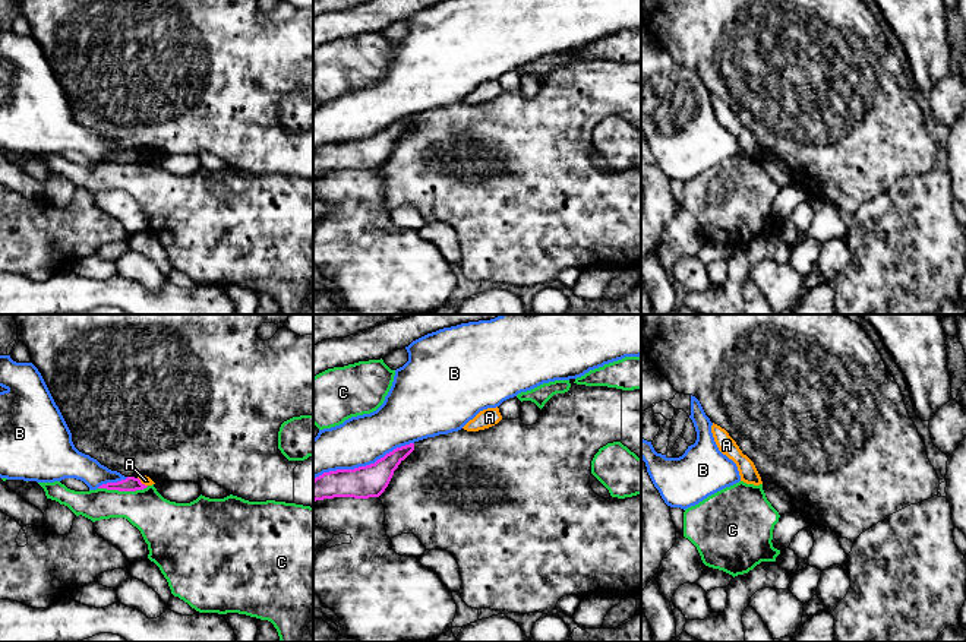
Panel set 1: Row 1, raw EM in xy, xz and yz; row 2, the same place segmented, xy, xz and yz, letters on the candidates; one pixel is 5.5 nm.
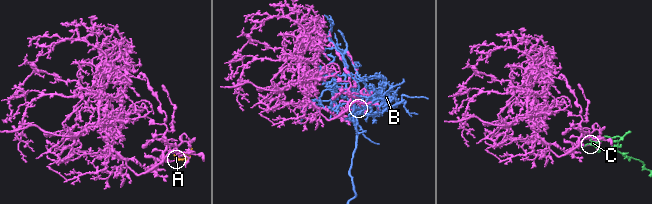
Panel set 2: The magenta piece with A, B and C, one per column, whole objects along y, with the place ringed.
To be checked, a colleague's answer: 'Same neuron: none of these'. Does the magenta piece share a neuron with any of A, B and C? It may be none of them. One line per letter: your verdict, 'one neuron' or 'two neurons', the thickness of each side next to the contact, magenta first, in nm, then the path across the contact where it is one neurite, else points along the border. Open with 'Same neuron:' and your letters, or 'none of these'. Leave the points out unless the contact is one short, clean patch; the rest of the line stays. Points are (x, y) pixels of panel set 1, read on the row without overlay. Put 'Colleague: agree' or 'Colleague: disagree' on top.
Colleague: agree
Same neuron: none of these
A: two neurons; 80 nm thick on the magenta side, 50 nm on the other; border along xy (138, 149), (147, 158)
B: two neurons; 180 nm thick on the magenta side, 280 nm on the other
C: two neurons; 80 nm thick on the magenta side, 240 nm on the other

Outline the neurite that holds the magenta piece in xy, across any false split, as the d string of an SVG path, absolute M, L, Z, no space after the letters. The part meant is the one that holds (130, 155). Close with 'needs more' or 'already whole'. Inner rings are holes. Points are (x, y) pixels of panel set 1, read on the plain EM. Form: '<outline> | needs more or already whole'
M127 149L126 152L121 152L117 155L102 156L98 161L119 162L119 164L136 164L136 162L143 162L146 159L148 158L142 156L139 151Z | already whole

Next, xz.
M410 116L394 121L375 136L323 145L313 152L313 174L334 170L379 170L388 159L394 143L413 123L414 116Z | already whole

